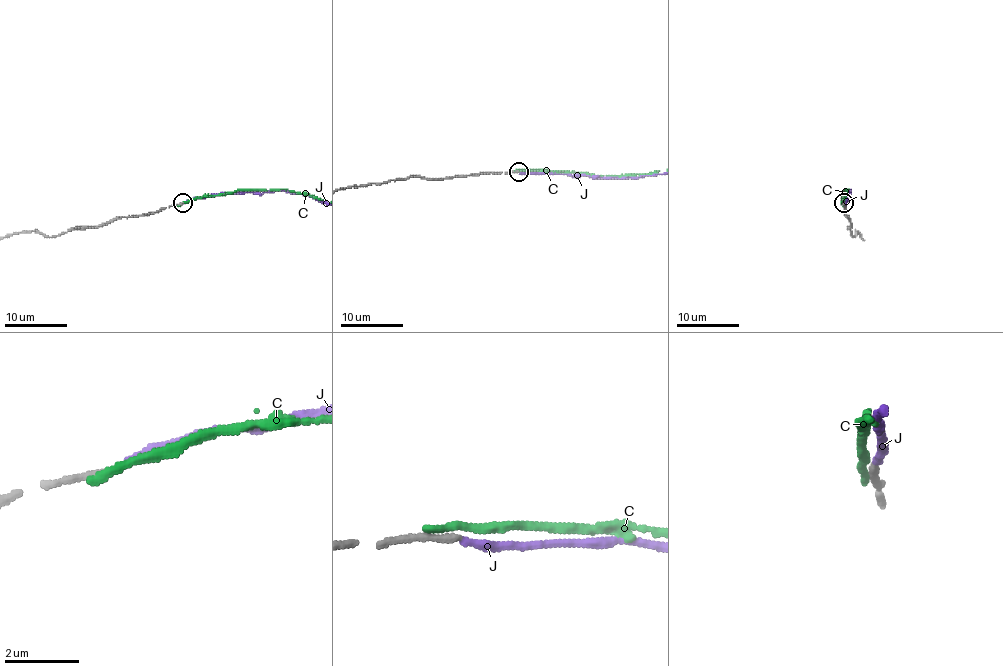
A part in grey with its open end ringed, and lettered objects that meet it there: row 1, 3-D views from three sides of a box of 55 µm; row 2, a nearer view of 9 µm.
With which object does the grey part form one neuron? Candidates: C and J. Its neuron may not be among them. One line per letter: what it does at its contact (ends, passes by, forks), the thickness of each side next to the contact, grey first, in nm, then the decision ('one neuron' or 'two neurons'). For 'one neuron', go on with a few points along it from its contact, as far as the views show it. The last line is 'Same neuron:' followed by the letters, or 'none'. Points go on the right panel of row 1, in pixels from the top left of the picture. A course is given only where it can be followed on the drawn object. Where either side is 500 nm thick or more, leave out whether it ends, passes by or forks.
C: it ends there; 240 nm thick on the grey side, 220 nm on the other; two neurons
J: it ends there; 180 nm thick on the grey side, 240 nm on the other; one neuron
Same neuron: J

